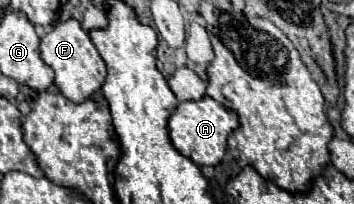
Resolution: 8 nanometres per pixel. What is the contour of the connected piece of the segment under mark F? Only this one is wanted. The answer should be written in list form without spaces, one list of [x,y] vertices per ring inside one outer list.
[[[75,19],[57,23],[53,27],[53,31],[49,31],[43,39],[41,39],[41,59],[55,71],[55,85],[57,89],[73,103],[83,103],[85,99],[89,99],[105,81],[107,77],[107,69],[105,63],[101,59],[101,55],[97,53],[95,45],[89,39],[89,33],[85,29],[81,29],[81,23]]]

